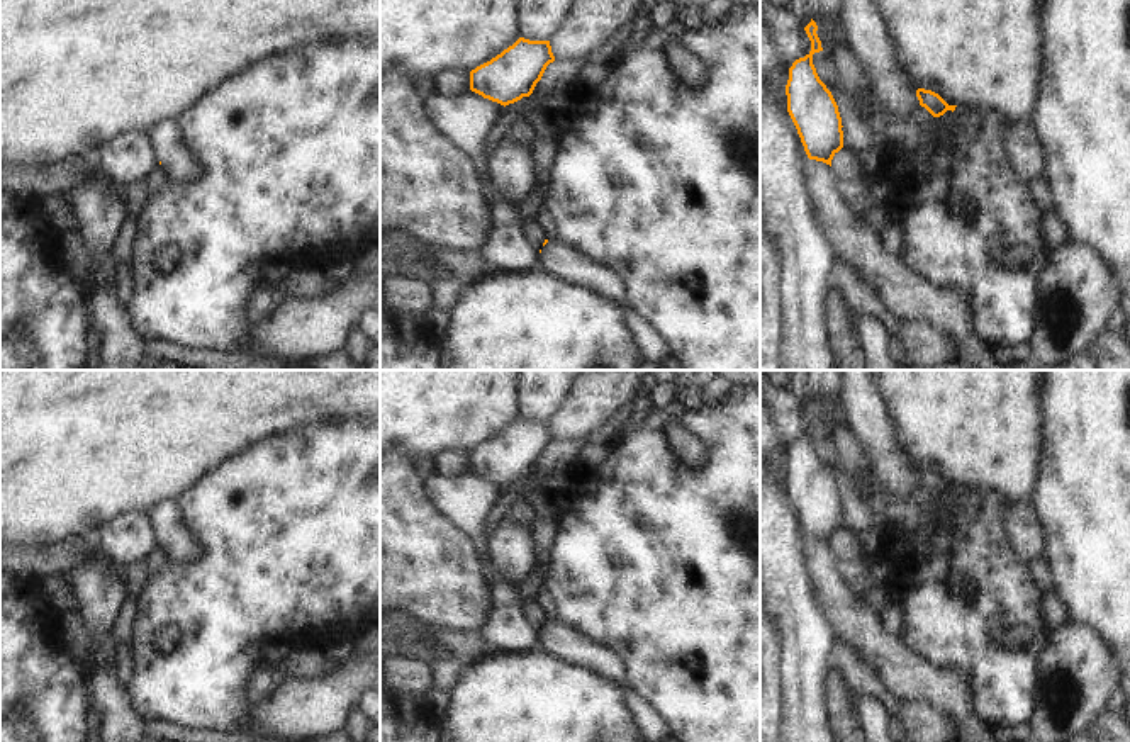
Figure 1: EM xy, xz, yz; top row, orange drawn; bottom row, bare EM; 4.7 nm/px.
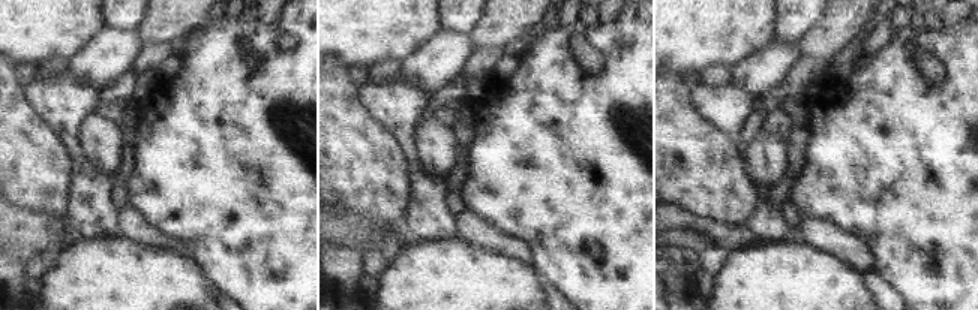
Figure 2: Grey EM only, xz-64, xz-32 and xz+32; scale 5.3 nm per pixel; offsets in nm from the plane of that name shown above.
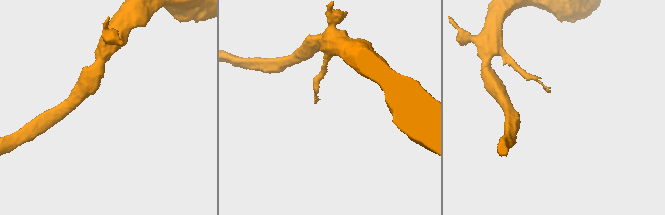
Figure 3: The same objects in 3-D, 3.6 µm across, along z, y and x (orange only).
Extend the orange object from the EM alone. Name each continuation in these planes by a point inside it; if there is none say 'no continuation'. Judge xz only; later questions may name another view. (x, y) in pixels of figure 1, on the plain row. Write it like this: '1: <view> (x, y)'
1: xz (557, 639).

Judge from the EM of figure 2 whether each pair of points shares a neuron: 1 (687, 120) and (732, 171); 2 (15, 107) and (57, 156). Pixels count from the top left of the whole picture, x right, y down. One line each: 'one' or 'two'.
1: one
2: one

